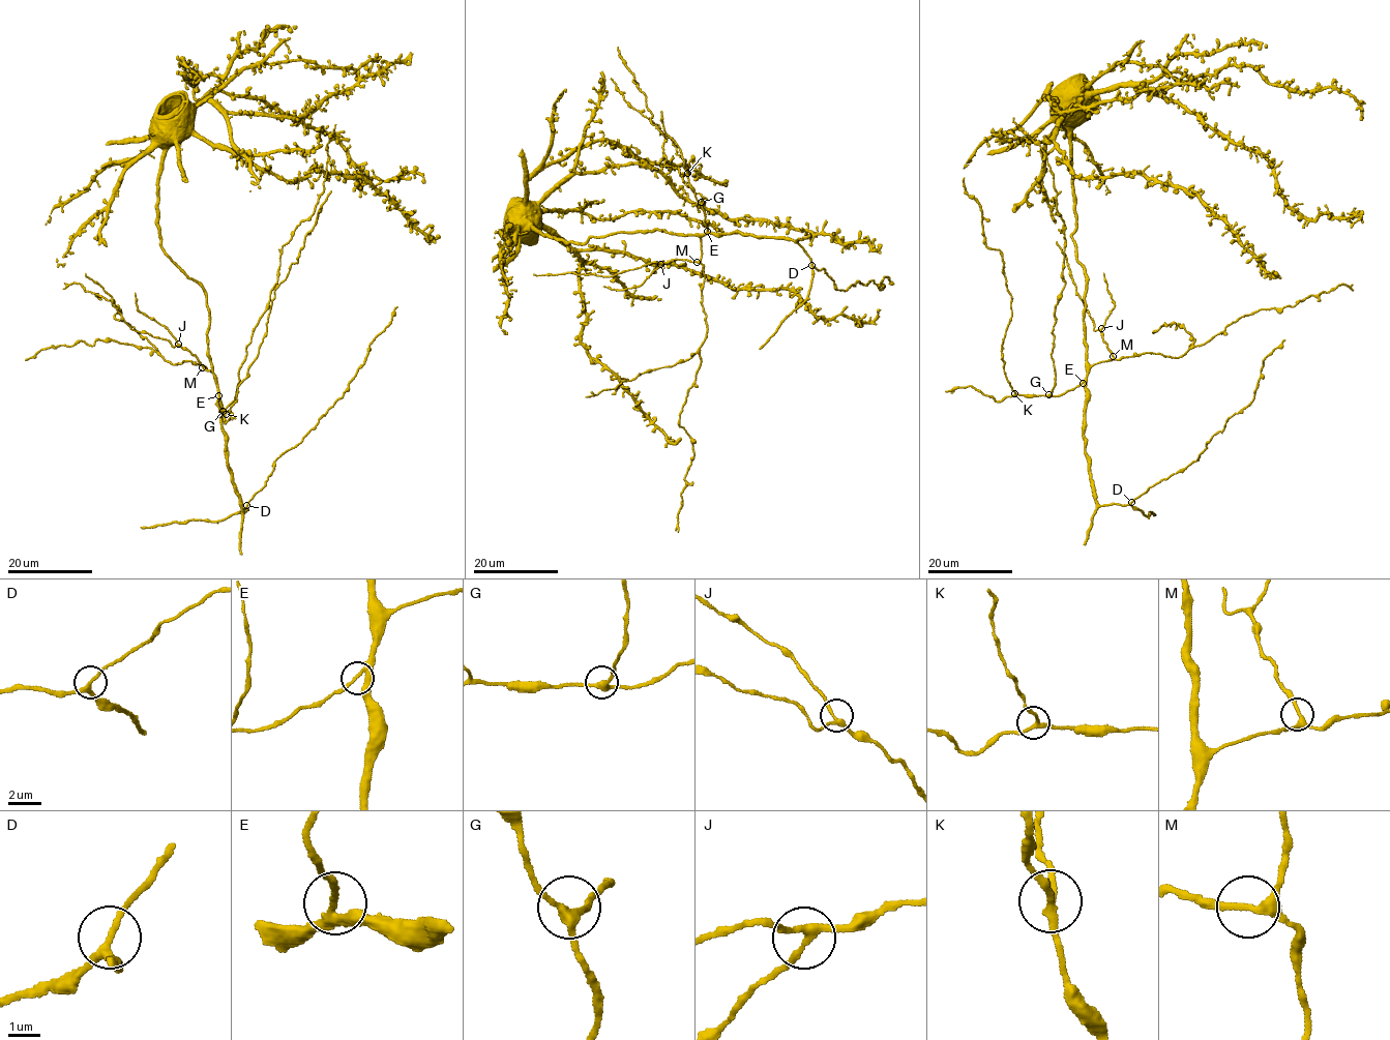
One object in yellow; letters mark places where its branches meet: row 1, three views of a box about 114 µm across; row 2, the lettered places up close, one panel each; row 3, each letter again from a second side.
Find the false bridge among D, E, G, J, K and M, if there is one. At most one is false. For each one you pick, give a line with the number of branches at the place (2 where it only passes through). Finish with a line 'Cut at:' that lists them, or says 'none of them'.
Cut at: none of them

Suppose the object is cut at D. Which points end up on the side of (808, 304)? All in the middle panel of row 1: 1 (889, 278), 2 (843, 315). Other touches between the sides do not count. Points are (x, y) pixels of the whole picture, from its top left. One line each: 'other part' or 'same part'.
1: other part
2: same part

